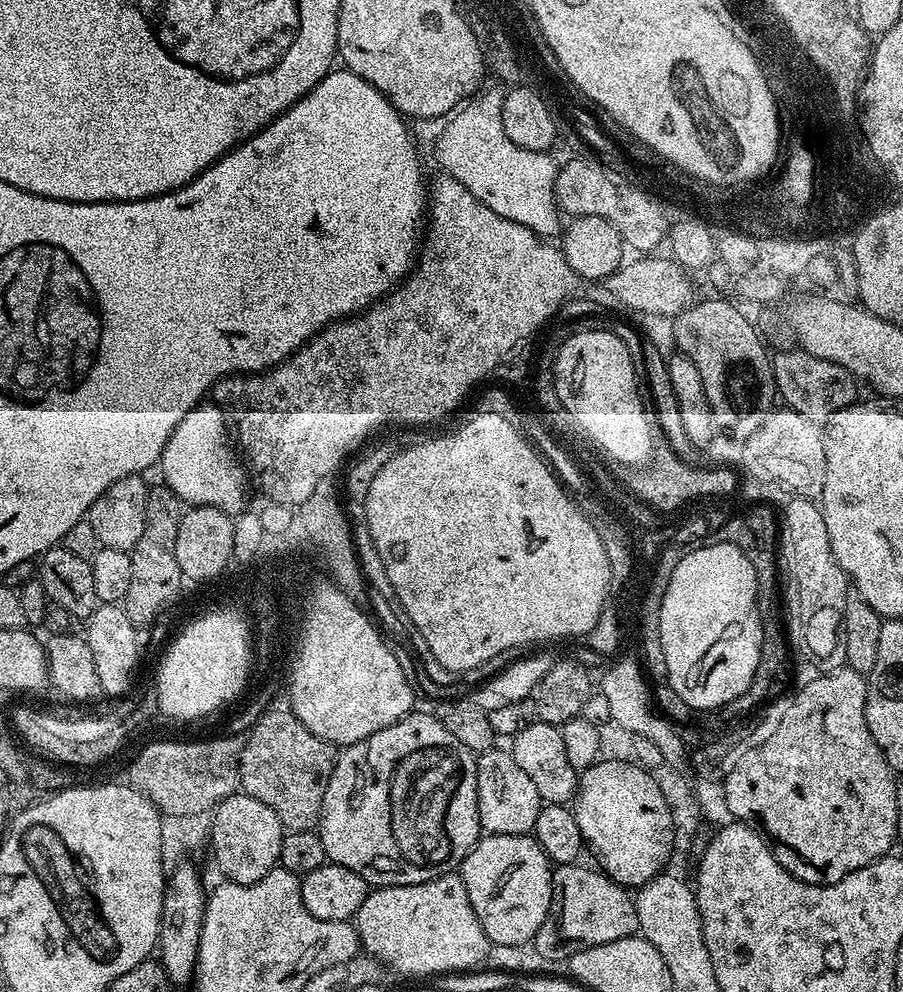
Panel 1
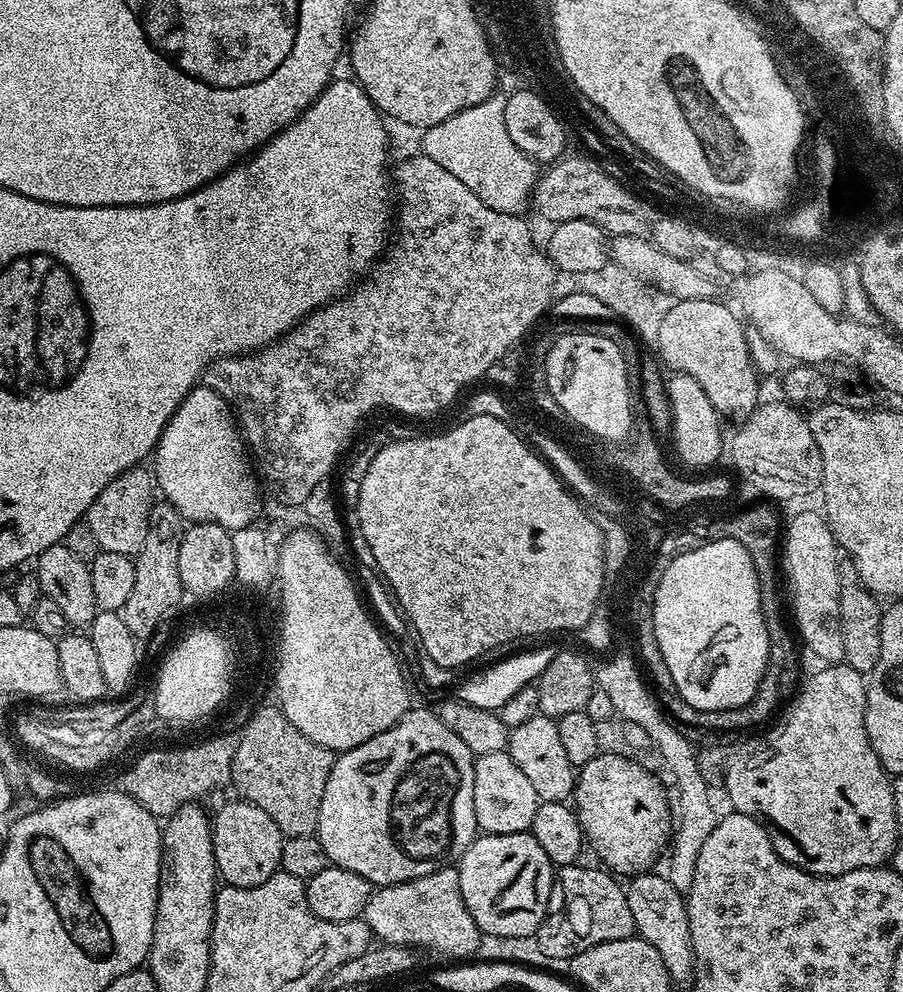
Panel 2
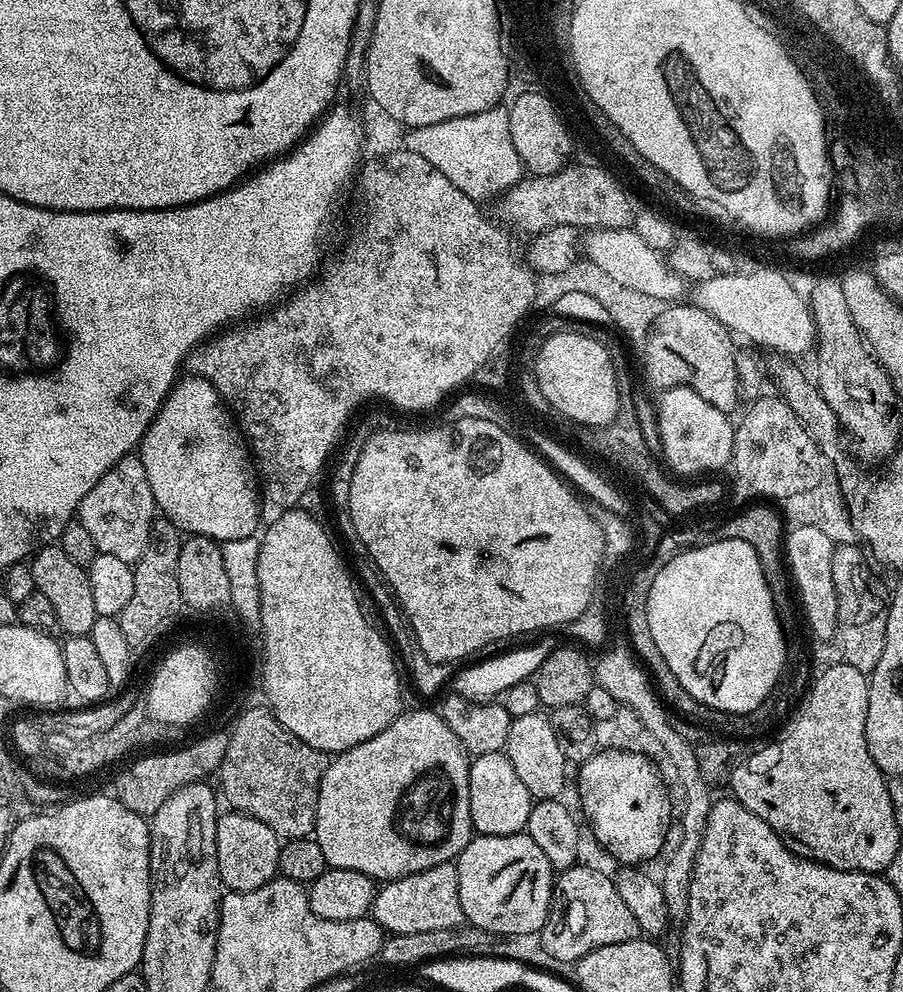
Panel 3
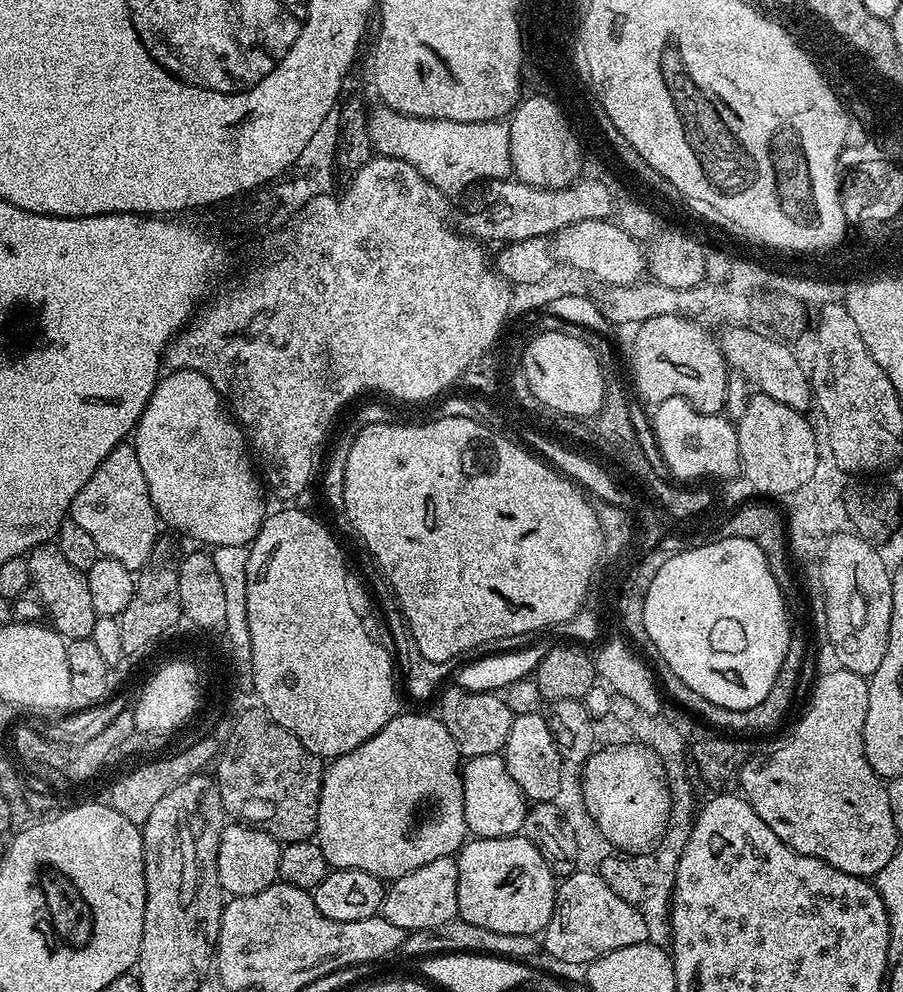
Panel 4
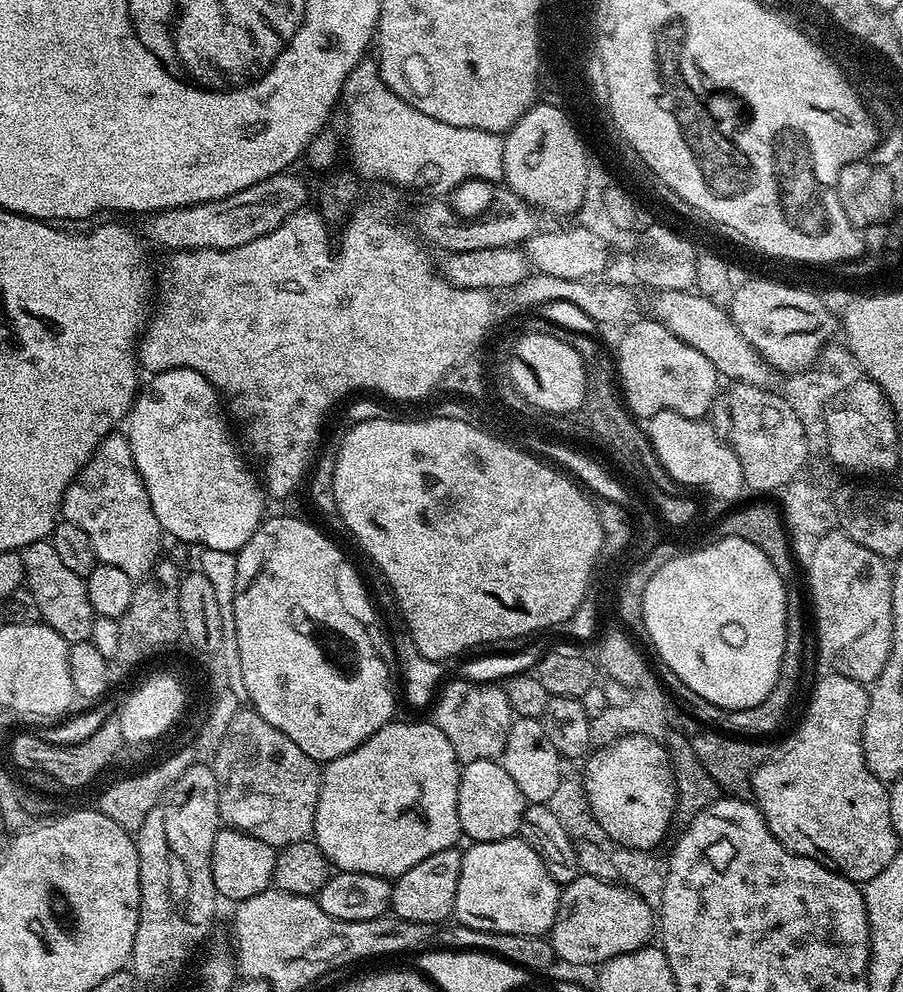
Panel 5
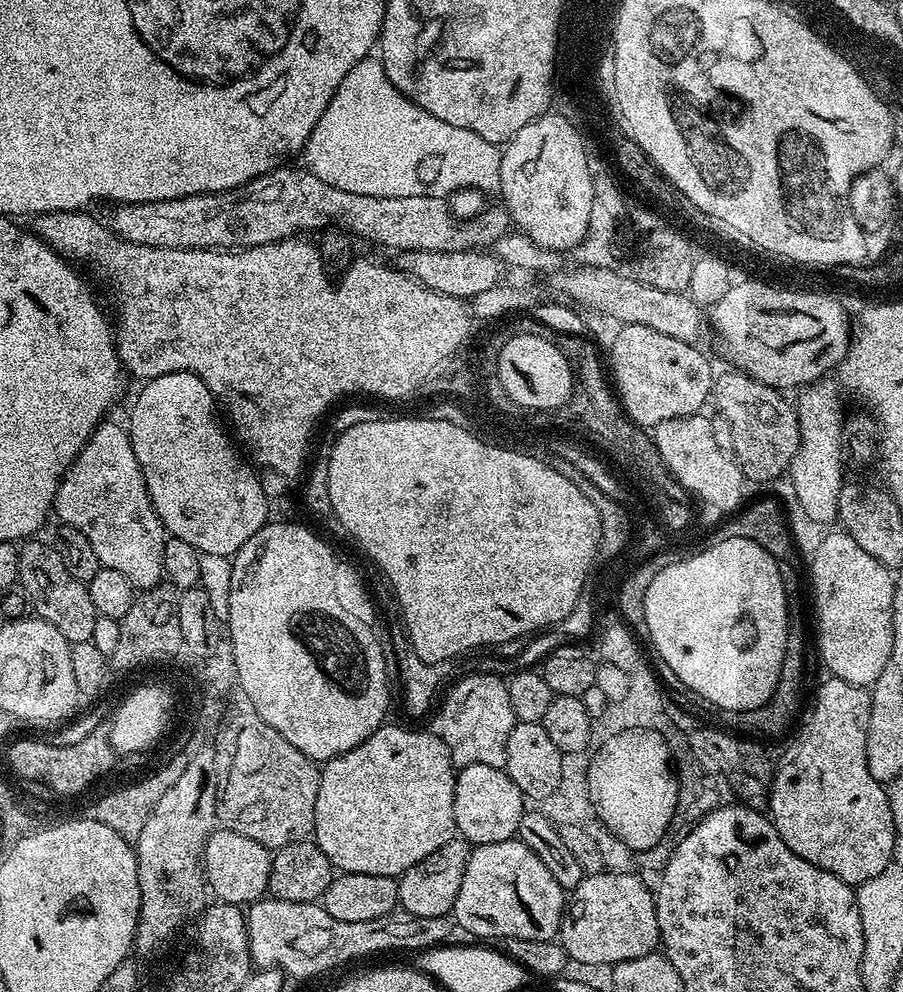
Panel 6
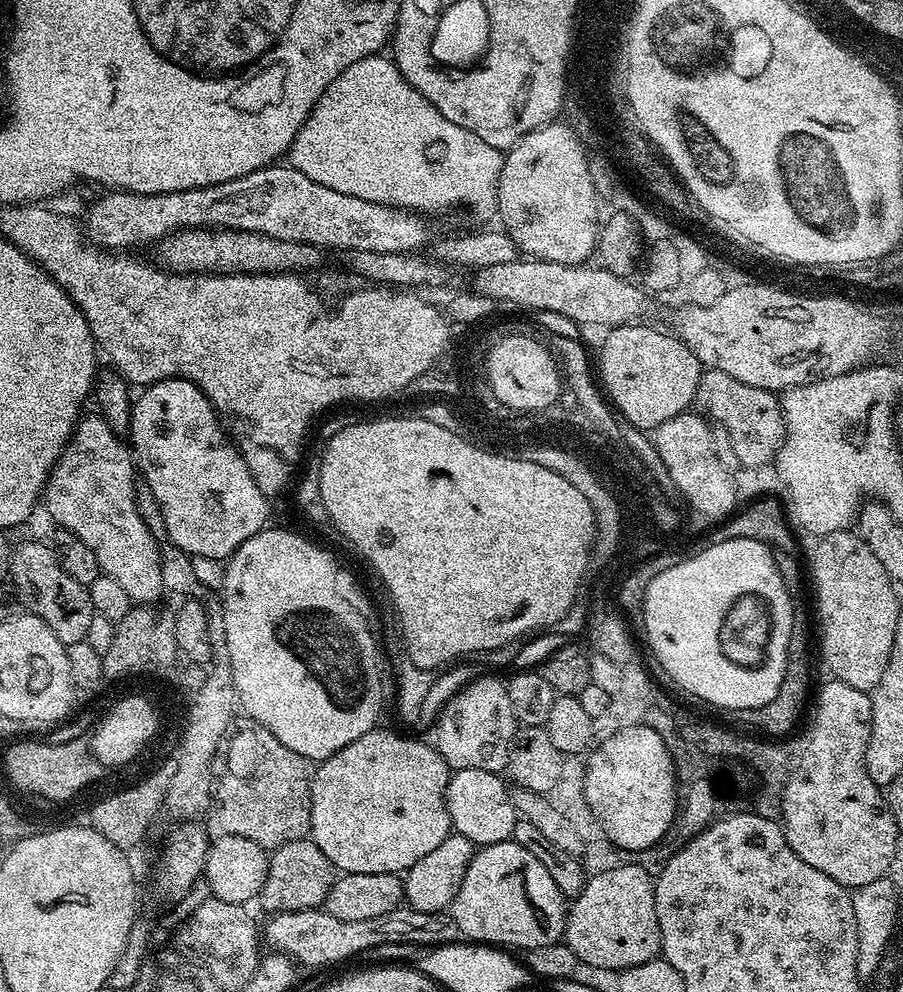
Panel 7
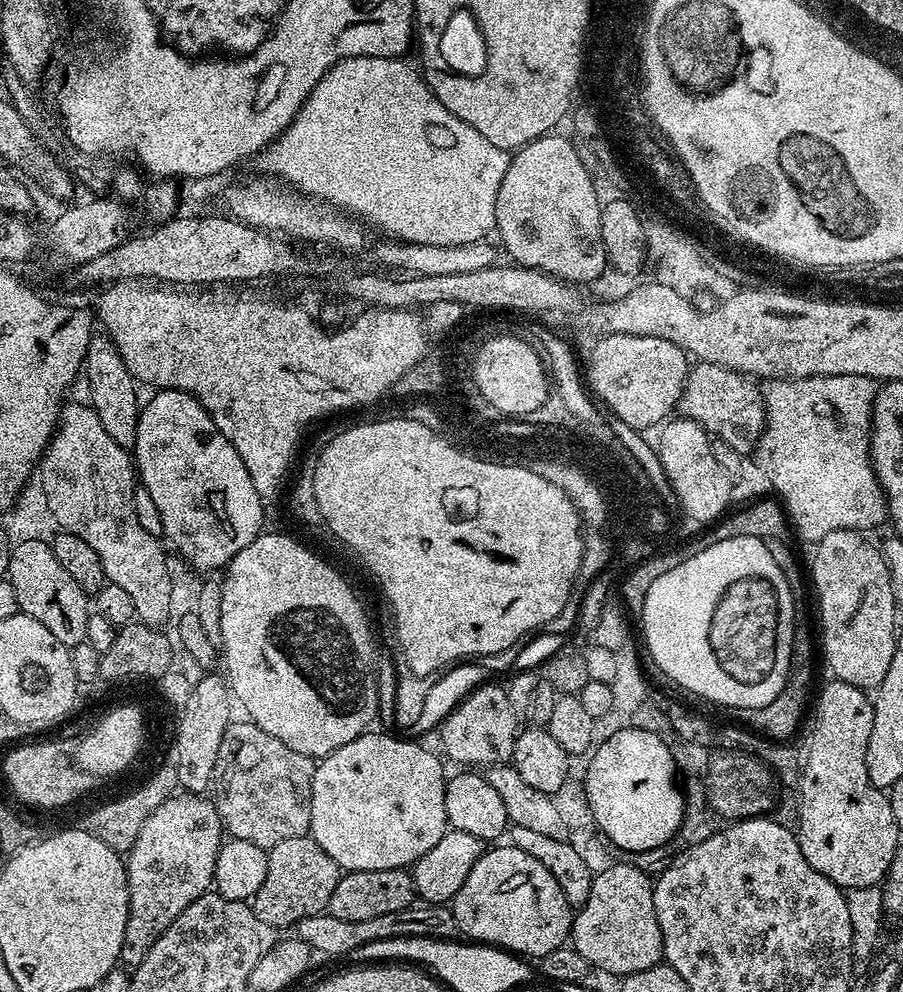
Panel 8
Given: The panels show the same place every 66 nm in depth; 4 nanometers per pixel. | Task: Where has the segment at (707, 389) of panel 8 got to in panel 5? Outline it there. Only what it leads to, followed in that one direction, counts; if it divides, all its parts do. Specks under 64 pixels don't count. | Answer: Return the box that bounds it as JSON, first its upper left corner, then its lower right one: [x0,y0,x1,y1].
[726,382,810,492]

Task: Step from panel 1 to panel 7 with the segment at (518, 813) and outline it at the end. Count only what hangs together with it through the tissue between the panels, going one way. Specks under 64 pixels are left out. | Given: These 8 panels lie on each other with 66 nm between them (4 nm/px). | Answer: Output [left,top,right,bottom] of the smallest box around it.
[446,770,518,846]

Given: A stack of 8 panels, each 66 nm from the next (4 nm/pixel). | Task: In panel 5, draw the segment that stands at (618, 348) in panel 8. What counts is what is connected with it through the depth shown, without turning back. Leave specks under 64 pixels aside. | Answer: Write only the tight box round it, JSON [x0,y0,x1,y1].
[614,318,716,420]

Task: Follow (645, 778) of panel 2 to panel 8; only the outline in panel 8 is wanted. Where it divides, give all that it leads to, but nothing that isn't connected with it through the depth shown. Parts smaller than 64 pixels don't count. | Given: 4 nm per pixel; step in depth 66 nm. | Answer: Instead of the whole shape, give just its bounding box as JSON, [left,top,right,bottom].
[584,728,686,852]

